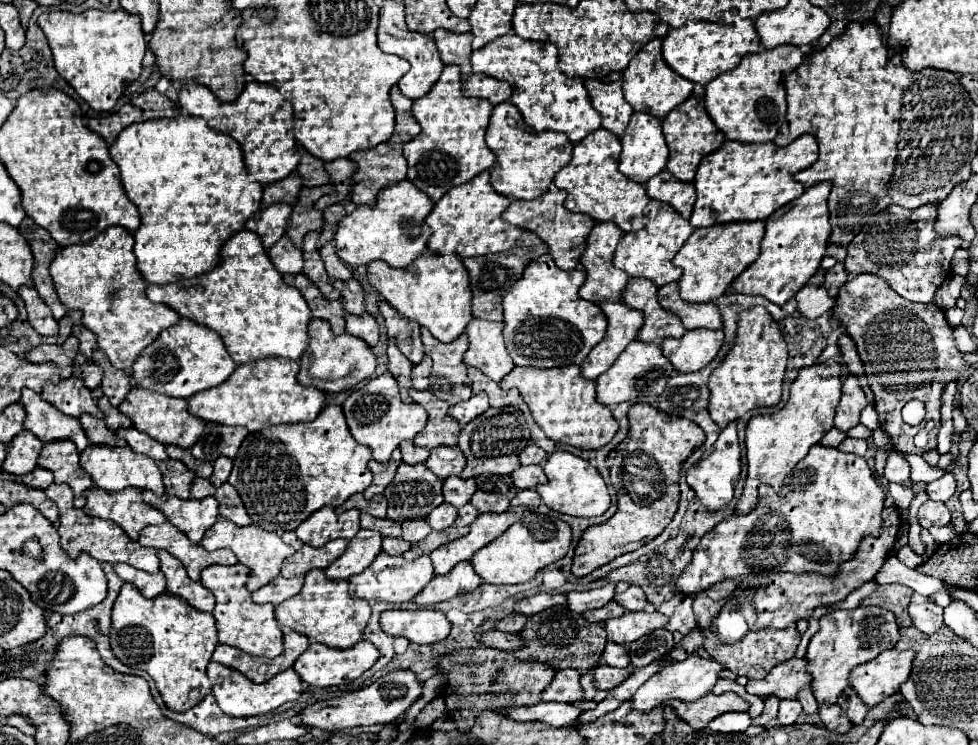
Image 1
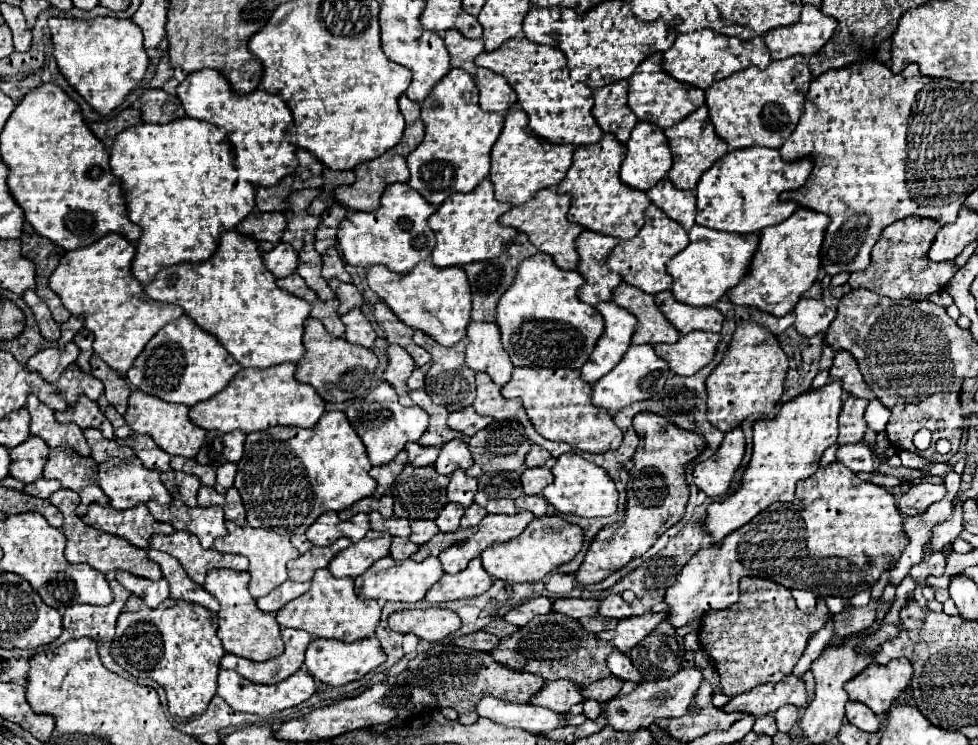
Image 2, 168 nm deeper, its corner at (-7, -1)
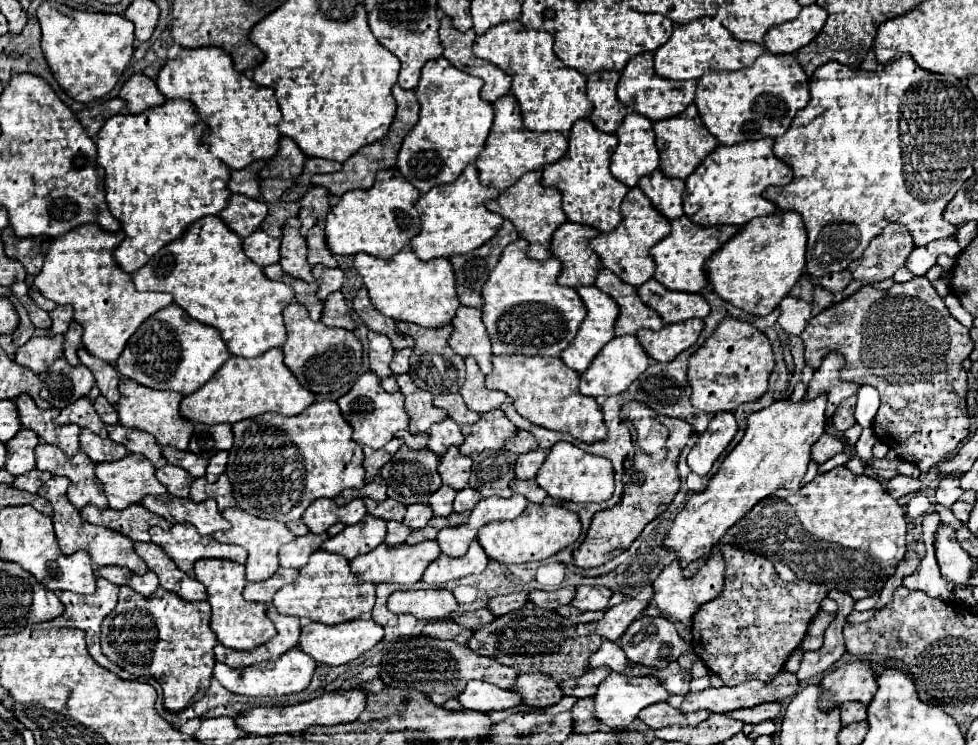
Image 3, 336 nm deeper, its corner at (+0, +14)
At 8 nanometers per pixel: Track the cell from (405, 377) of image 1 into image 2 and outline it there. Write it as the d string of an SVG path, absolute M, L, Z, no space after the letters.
M390 344L390 346L388 346L388 356L390 356L390 364L388 364L386 372L382 374L382 378L396 388L402 406L412 406L414 402L412 402L412 398L410 398L410 394L408 394L410 390L408 390L408 386L406 386L406 380L410 378L410 374L412 374L414 368L416 368L416 366L414 366L414 360L412 360L410 354L408 354L402 346L398 346L398 344Z

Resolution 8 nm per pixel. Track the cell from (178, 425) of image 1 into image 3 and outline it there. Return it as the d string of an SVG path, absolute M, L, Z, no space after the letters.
M127 379L119 385L119 393L121 393L121 399L117 403L117 413L119 413L121 425L151 433L161 447L173 447L179 451L187 449L191 433L193 433L193 423L179 415L179 403L183 399L181 393L157 391L157 389L153 391L153 389L141 387L139 383L135 383L131 379Z

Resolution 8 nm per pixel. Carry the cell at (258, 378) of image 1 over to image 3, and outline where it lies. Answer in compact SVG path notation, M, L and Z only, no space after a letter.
M269 349L261 357L245 359L245 357L229 357L225 365L221 365L219 373L199 389L199 393L191 393L191 397L183 397L179 413L197 423L219 425L235 421L243 421L261 413L281 413L281 415L297 415L305 411L315 401L313 393L303 389L295 375L285 367L281 349Z

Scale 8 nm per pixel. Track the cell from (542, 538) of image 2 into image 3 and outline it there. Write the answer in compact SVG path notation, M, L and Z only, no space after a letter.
M529 503L529 507L513 521L495 521L483 525L483 529L479 529L477 541L481 543L485 553L499 563L529 563L529 561L543 561L555 555L557 551L575 543L579 535L581 535L581 521L577 513L559 505Z

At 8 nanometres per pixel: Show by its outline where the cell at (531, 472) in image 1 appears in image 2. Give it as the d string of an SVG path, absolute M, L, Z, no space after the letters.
M548 466L526 468L520 480L524 486L524 494L542 494L542 490L552 482L552 472Z

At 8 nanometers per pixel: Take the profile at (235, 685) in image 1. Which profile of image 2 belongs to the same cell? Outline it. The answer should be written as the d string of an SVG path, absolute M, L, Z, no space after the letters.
M302 668L298 672L294 672L290 678L286 678L284 682L272 684L272 686L262 686L262 684L244 680L234 670L220 670L220 674L218 674L218 696L222 696L226 700L226 704L230 708L234 708L236 712L268 716L272 712L278 712L278 710L284 710L284 708L290 708L290 706L296 706L296 704L308 700L314 692L316 692L316 682L310 676L310 672L306 672Z

